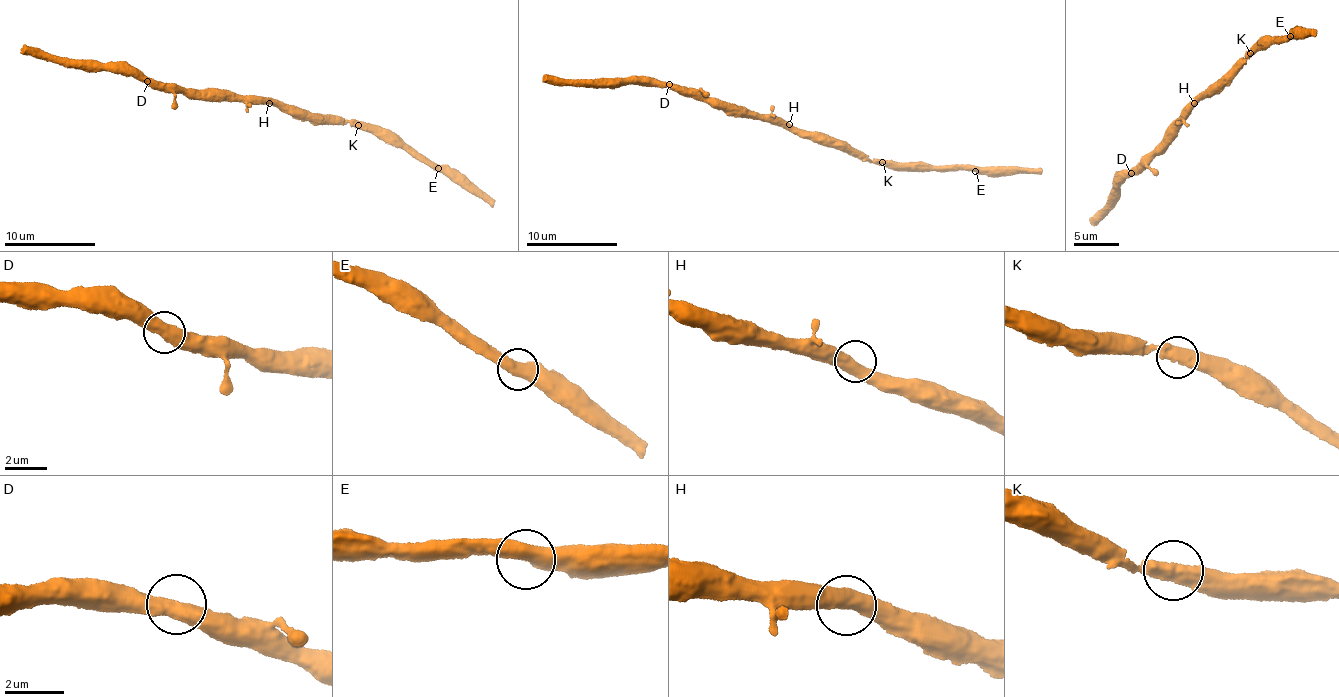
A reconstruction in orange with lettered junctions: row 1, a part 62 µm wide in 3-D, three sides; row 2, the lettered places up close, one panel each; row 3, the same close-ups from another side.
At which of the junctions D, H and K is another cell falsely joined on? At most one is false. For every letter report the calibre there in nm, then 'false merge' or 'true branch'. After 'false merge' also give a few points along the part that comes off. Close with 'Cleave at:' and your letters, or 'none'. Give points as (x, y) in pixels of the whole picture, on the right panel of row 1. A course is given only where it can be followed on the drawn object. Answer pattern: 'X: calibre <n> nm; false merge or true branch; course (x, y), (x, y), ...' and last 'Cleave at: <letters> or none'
D: calibre 500 nm; true branch
H: calibre 500 nm; true branch
K: calibre 500 nm; true branch
Cleave at: none

